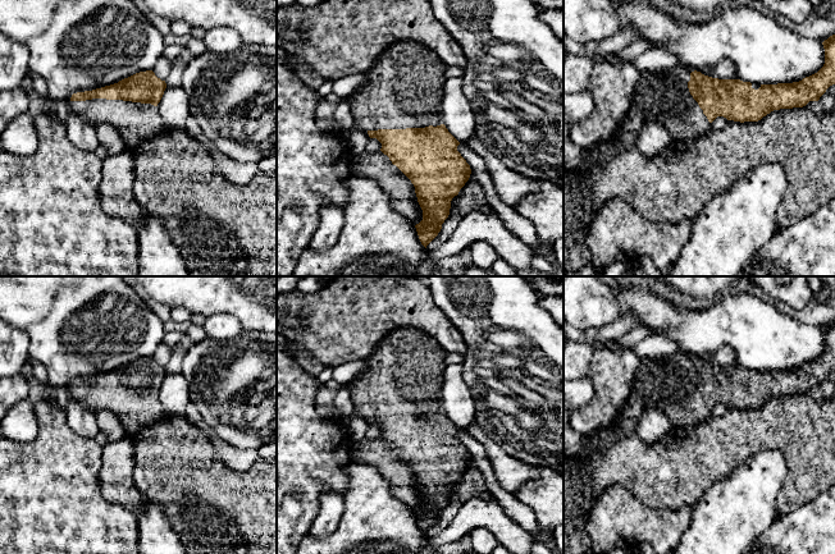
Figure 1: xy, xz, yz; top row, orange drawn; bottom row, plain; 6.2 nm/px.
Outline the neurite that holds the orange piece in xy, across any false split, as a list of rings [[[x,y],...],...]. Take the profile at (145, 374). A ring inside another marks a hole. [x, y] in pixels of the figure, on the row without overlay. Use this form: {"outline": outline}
{"outline": [[[152,357],[140,358],[110,372],[73,380],[70,397],[93,412],[109,409],[132,439],[165,416],[158,397],[165,375],[165,367]]]}

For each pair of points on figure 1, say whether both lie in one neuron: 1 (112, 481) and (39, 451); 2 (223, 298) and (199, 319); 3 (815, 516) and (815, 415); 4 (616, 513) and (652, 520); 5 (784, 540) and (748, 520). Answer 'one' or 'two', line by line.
1: two
2: two
3: two
4: one
5: two

